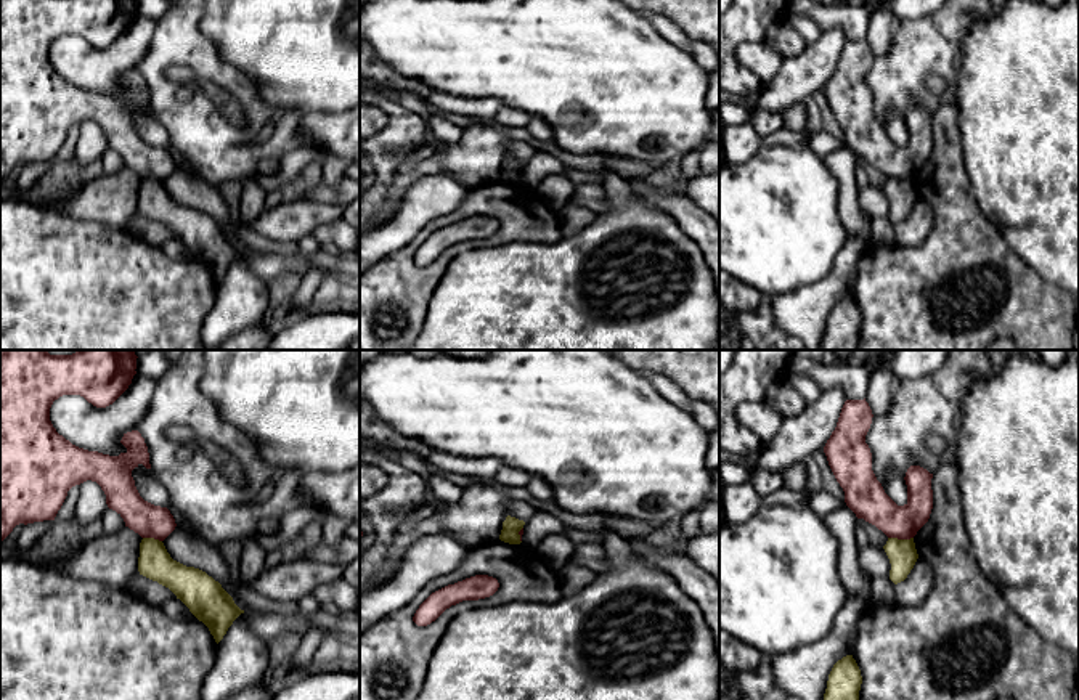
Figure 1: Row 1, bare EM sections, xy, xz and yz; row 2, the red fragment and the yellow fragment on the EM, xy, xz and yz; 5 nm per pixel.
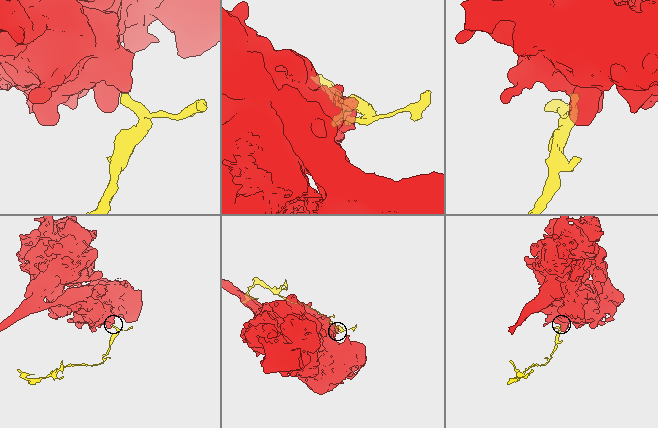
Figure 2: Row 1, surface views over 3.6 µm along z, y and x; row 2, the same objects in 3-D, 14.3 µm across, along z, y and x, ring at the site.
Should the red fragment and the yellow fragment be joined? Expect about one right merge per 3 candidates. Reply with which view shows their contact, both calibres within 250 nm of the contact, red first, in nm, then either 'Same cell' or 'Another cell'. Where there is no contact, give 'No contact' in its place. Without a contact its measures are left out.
Touches red in yz. Thickness 190 nm (red) against 140 nm. Another cell

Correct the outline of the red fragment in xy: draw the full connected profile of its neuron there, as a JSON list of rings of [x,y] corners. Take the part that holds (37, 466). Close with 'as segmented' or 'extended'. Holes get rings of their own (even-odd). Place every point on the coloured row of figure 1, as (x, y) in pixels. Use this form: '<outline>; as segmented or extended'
[[[0,350],[0,543],[19,523],[55,520],[67,491],[87,480],[101,486],[108,507],[141,538],[164,541],[175,530],[177,523],[170,511],[145,501],[135,486],[132,470],[140,464],[151,469],[148,446],[138,430],[124,433],[120,443],[127,448],[125,453],[109,456],[72,445],[50,421],[50,408],[63,395],[80,395],[96,408],[112,405],[132,384],[136,358],[133,350],[79,350],[72,355],[50,355],[47,350]]]; as segmented

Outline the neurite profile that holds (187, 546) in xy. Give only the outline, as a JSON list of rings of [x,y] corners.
[[[175,527],[162,543],[173,560],[206,572],[233,597],[234,583],[230,581],[225,559],[218,547],[202,539],[199,531],[186,527]]]

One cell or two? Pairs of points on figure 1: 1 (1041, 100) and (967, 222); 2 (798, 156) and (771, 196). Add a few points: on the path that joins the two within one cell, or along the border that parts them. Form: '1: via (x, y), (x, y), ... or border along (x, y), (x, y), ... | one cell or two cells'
1: border along (965, 167), (978, 206), (1001, 233) | two cells
2: via (798, 166), (781, 187) | one cell

